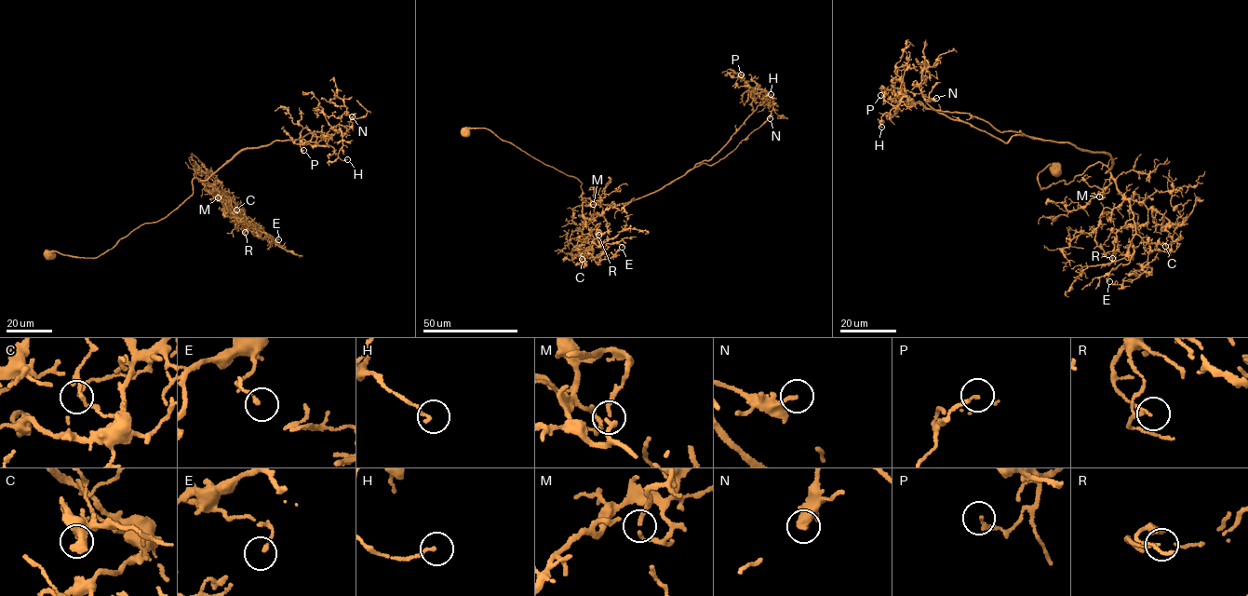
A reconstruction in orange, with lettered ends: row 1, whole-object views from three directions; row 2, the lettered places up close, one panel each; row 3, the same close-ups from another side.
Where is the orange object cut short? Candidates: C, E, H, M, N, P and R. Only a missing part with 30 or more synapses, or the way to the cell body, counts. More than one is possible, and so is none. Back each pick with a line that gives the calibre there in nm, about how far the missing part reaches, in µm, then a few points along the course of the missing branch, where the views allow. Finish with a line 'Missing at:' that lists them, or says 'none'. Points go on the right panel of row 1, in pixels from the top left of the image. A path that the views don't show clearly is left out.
Missing at: none

